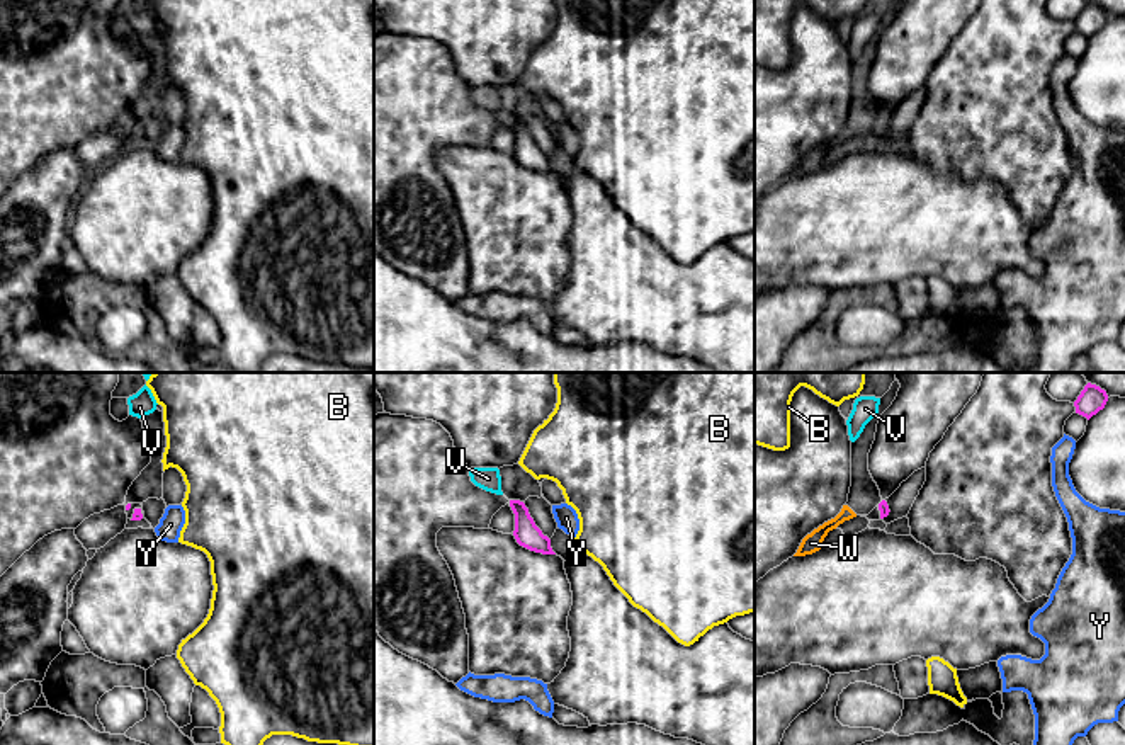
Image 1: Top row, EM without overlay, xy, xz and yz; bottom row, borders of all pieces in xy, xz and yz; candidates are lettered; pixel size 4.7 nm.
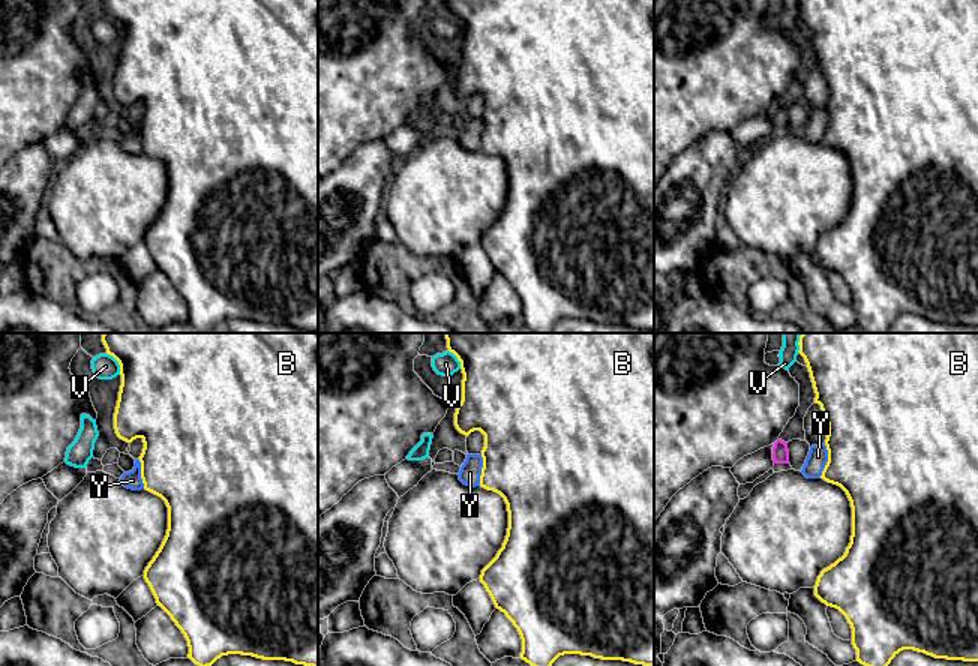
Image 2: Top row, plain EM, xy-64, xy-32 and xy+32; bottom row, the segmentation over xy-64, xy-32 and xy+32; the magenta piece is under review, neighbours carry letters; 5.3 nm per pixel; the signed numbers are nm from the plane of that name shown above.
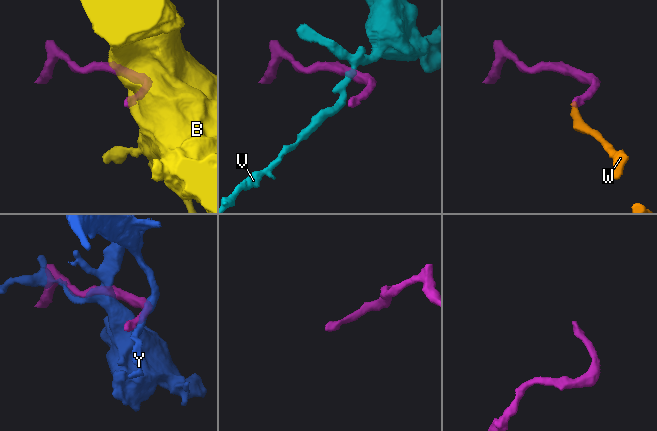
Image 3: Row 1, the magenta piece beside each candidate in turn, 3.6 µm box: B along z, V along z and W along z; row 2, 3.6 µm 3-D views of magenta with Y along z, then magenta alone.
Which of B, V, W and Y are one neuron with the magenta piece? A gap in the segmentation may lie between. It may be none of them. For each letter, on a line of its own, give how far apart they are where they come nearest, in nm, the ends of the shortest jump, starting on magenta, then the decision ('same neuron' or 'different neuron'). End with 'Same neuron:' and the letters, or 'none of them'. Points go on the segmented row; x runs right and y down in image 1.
B: gap 110 nm; span xz (554, 553), (575, 543); different neuron
V: gap 50 nm; span xz (510, 500), (502, 494); different neuron
W: gap 110 nm; span yz (879, 509), (855, 514); same neuron
Y: gap 70 nm; span xz (546, 536), (558, 526); different neuron
Same neuron: W

